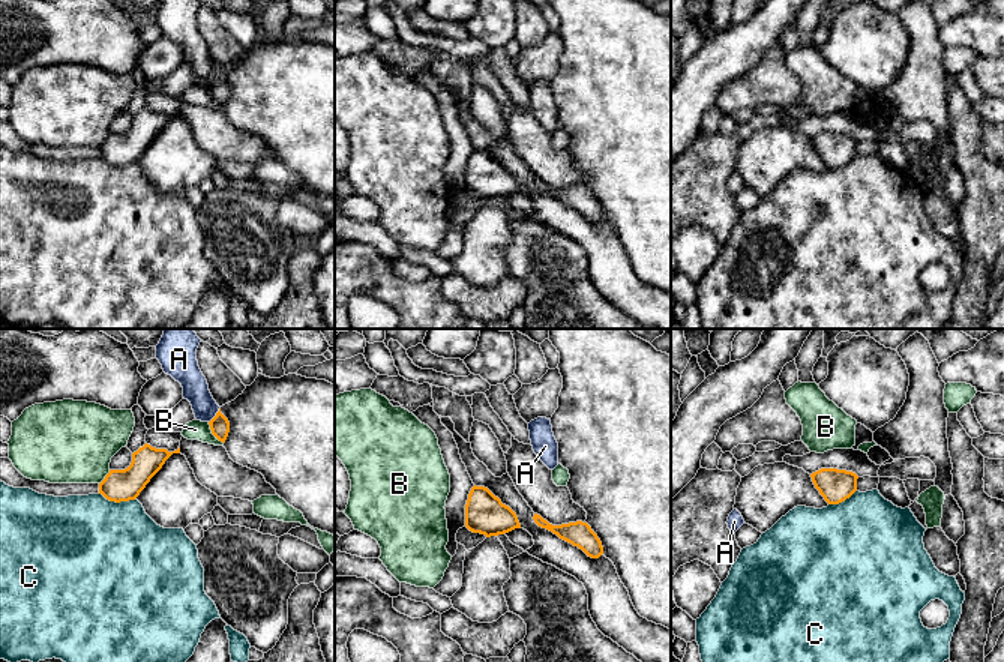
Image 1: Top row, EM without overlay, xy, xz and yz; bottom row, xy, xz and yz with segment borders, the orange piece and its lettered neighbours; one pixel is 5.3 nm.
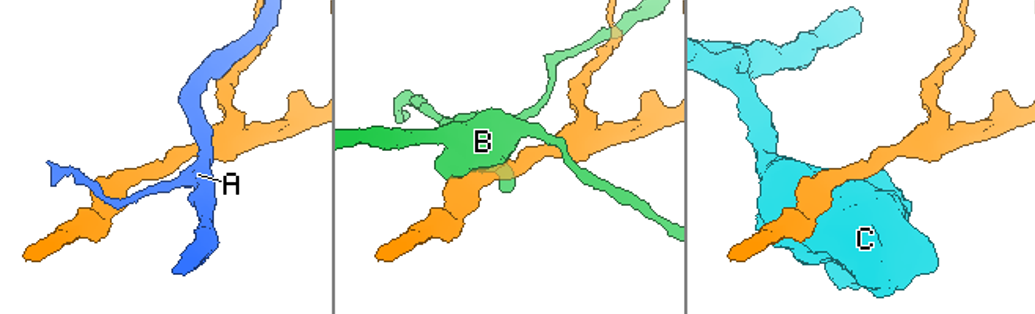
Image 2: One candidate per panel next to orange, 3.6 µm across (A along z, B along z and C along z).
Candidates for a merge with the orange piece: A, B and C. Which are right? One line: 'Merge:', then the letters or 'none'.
Merge: none

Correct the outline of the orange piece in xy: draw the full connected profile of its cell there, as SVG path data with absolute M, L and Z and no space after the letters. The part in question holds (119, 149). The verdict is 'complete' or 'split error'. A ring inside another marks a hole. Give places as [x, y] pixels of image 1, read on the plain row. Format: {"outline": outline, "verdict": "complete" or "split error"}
{"outline": "M146 107L132 117L132 126L128 132L110 134L99 147L99 158L116 167L135 164L173 117L180 117L180 111L168 116Z", "verdict": "complete"}

